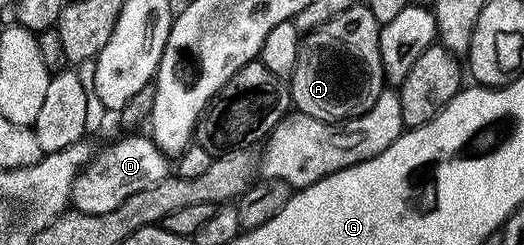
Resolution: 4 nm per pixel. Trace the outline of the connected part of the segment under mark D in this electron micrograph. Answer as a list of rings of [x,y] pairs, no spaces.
[[[130,133],[126,139],[120,139],[113,147],[97,154],[92,162],[76,176],[72,186],[71,206],[87,215],[110,213],[110,209],[118,209],[122,201],[131,194],[144,190],[153,183],[170,175],[169,156],[161,151],[154,140],[147,134]]]

